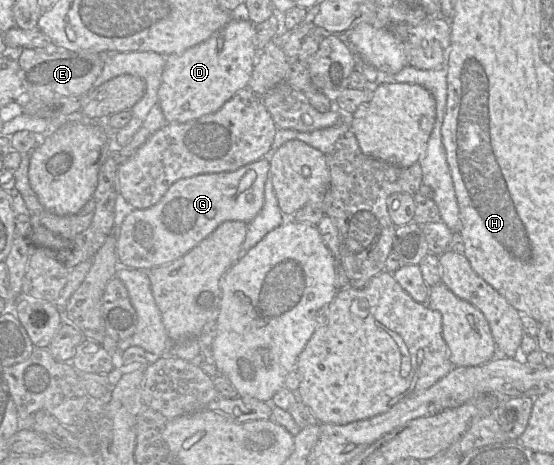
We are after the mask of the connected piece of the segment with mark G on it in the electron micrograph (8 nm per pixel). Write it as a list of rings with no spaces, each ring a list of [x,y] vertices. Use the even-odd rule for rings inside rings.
[[[266,155],[235,171],[207,173],[176,181],[162,199],[147,209],[132,209],[116,229],[119,266],[151,270],[184,256],[225,221],[249,223],[264,203],[270,163]]]

